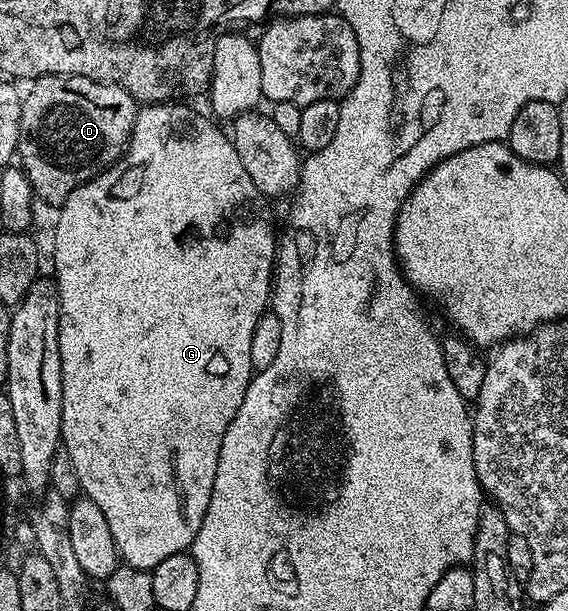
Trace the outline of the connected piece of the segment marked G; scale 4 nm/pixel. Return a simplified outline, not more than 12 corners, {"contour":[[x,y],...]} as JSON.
{"contour":[[147,103],[55,232],[62,448],[134,569],[186,553],[277,229]]}

